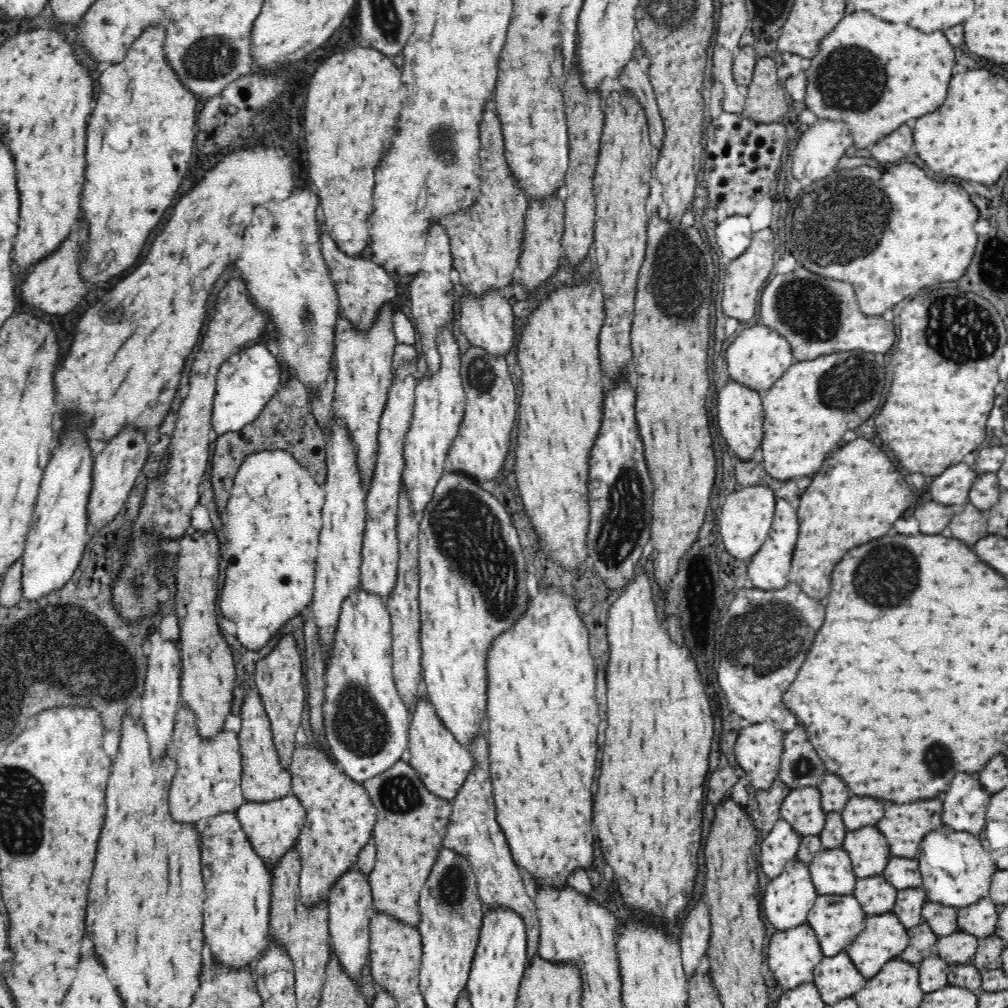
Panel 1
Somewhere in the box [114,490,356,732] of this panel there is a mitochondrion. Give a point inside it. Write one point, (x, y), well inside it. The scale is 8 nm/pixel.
(135, 587)

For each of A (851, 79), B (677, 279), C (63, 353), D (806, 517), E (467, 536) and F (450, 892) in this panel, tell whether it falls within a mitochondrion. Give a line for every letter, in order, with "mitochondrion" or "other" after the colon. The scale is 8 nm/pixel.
A: mitochondrion
B: mitochondrion
C: other
D: other
E: mitochondrion
F: mitochondrion

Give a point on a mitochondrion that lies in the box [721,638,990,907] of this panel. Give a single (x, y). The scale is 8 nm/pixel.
(938, 759)

